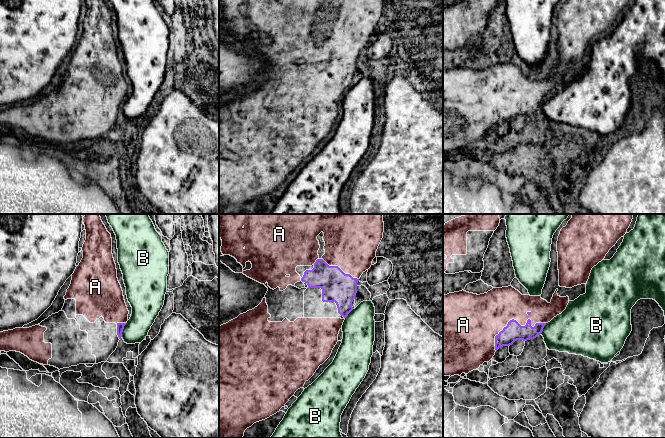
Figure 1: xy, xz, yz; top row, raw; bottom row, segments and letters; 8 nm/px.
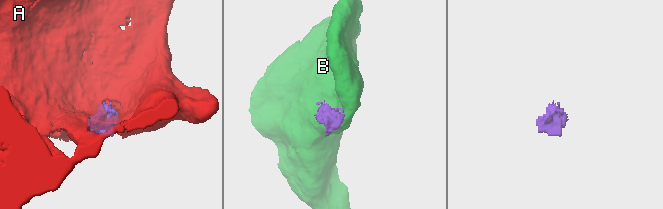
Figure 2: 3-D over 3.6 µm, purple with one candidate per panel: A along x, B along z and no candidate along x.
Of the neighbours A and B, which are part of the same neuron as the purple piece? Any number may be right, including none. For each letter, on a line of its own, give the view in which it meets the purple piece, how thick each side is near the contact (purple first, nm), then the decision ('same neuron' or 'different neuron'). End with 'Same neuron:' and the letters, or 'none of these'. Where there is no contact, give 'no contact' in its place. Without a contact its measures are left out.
A: yz | 150/340 nm | same neuron
B: xy | 60/220 nm | different neuron
Same neuron: A

